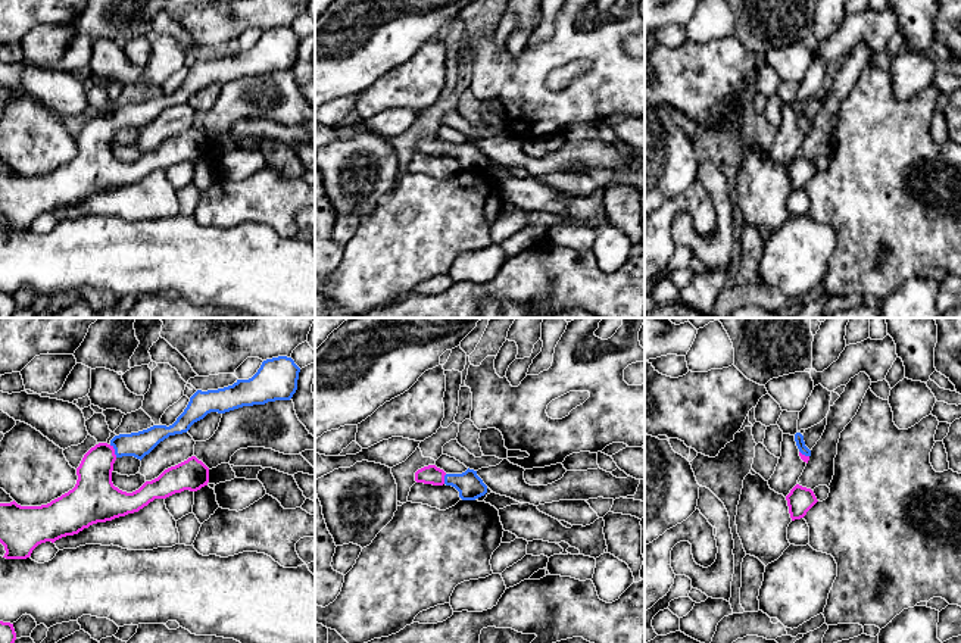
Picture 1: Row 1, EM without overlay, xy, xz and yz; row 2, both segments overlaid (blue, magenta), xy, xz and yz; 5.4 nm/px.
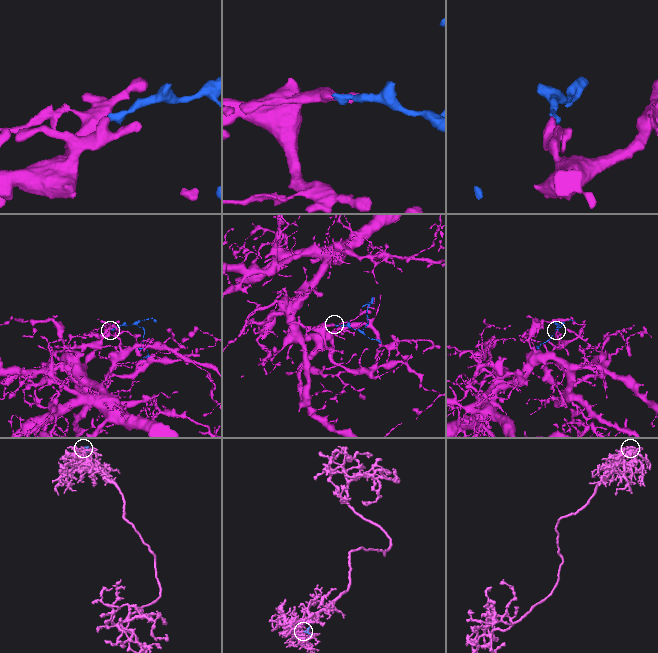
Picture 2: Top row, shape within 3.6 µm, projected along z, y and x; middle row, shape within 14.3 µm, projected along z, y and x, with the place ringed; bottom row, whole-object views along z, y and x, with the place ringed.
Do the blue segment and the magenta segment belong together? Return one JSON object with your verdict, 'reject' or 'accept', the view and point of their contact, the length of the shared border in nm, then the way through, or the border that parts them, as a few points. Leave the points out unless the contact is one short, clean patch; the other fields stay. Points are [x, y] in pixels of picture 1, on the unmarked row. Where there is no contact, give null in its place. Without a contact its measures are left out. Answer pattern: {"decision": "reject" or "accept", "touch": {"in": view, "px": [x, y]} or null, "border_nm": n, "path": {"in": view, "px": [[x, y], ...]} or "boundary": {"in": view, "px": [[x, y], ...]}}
{"decision": "accept", "touch": {"in": "xy", "px": [115, 121]}, "border_nm": 80, "path": {"in": "xy", "px": [[139, 115], [121, 115], [115, 121], [94, 141], [94, 161]]}}

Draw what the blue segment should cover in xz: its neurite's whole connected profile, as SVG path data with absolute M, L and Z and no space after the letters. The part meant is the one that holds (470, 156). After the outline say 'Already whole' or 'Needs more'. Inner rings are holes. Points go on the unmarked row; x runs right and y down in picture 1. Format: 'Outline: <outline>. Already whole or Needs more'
Outline: M428 135L415 143L415 152L433 156L452 156L459 162L462 171L475 171L487 163L487 156L477 141L467 140L462 144L446 144L436 135Z. Needs more

